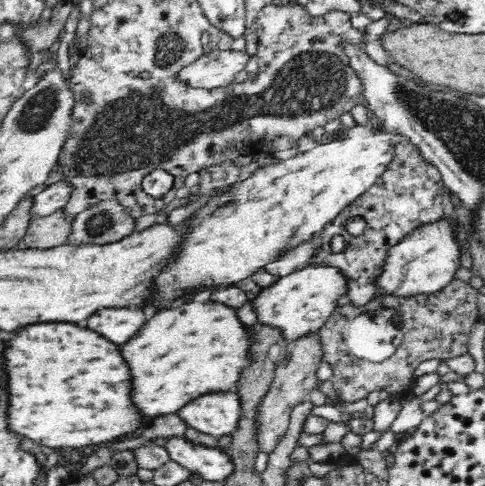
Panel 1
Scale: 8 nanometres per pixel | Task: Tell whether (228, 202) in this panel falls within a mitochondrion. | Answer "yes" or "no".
yes

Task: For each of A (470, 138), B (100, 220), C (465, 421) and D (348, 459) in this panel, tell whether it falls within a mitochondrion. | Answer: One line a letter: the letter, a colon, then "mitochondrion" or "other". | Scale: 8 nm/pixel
A: mitochondrion
B: mitochondrion
C: other
D: other

